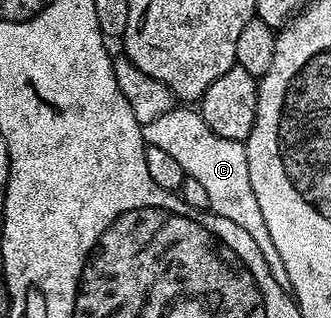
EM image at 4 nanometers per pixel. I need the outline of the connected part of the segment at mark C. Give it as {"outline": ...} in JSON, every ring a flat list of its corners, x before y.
{"outline":[[185,104,178,105,171,112,163,112,163,116,142,126,141,135,146,146,163,148,163,152,168,152,183,167,186,178,199,180,199,185,207,191,211,200,209,210,212,213,223,216,223,220,239,224,243,232,251,232,251,240,259,244,259,252,263,252,263,260,267,260,267,268,271,268,275,284,288,287,287,268,283,268,283,260,279,260,279,251,271,240,271,232,267,232,267,224,263,224,259,200,255,200,255,192,251,189,251,172,247,172,245,143,217,136,207,128,201,113]]}

